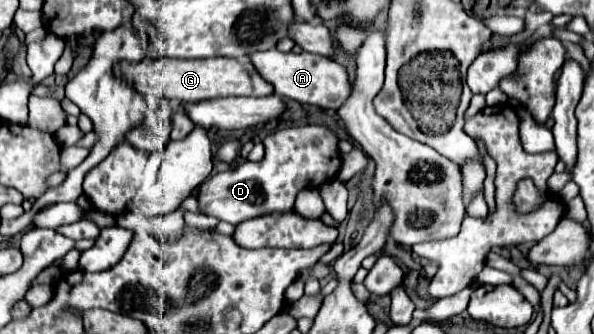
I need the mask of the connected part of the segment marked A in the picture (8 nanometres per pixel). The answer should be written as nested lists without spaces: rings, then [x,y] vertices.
[[[266,50],[266,52],[254,52],[250,56],[250,62],[262,72],[262,78],[266,78],[270,84],[274,84],[274,92],[296,100],[300,104],[310,104],[326,110],[338,110],[344,106],[344,102],[352,94],[352,78],[348,76],[348,70],[324,56],[314,56],[308,52],[294,54],[294,52],[280,52],[280,50]]]

